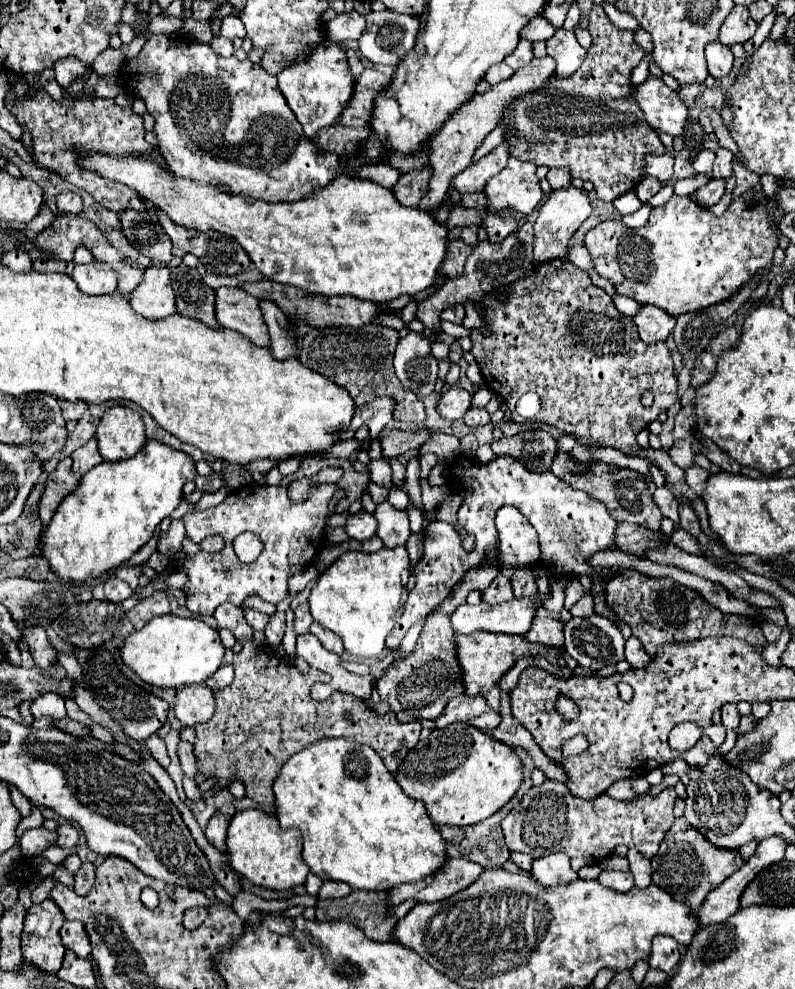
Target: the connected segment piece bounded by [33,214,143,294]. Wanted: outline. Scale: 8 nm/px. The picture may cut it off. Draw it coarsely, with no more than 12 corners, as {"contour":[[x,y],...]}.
{"contour":[[59,214],[35,236],[45,256],[73,260],[79,246],[119,272],[121,294],[135,290],[143,268],[129,264],[101,228]]}

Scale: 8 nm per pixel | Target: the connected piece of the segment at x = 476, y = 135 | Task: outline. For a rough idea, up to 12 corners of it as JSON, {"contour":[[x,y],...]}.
{"contour":[[551,56],[475,94],[431,138],[435,168],[423,210],[443,200],[451,178],[521,94],[555,74]]}

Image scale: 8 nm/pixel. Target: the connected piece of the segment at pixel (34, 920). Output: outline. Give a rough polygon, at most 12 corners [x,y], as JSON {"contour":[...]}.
{"contour":[[51,898],[27,910],[21,950],[45,972],[61,968],[61,908]]}

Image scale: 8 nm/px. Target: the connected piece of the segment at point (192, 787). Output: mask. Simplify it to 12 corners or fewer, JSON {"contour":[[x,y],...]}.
{"contour":[[183,778],[183,788],[189,800],[201,798],[201,790],[193,778]]}

